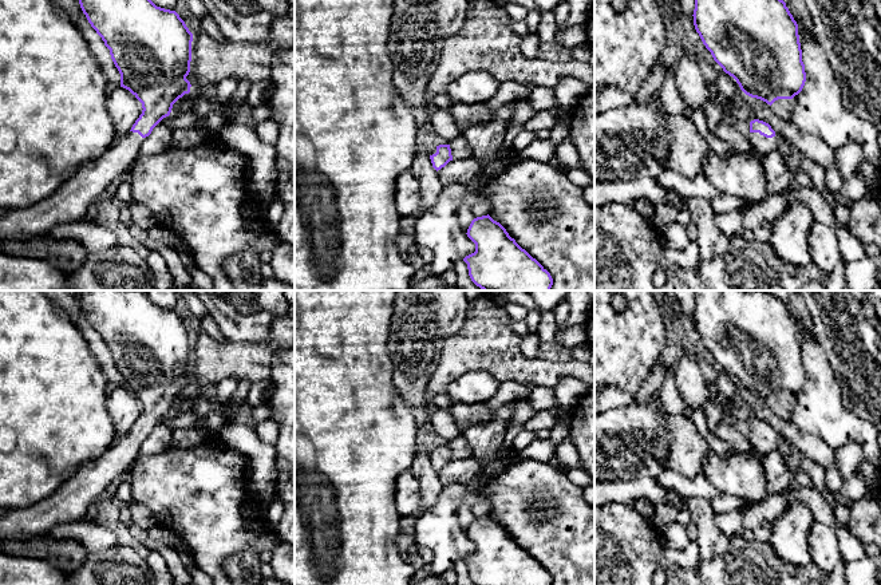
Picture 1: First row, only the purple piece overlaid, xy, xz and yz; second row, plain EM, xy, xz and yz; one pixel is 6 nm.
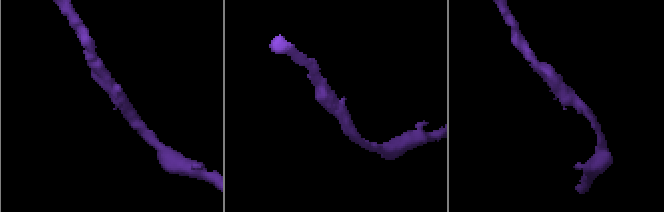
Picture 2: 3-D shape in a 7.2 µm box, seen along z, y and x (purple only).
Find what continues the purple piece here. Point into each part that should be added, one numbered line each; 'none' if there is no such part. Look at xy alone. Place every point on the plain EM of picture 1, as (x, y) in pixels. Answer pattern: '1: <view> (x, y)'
1: xy (70, 504)

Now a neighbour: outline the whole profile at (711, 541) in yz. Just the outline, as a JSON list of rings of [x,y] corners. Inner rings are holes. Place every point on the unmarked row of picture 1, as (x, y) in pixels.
[[[703,497],[686,498],[684,506],[691,521],[698,527],[696,545],[703,561],[710,561],[718,556],[726,554],[735,545],[715,523],[716,513],[711,507],[710,499]]]

